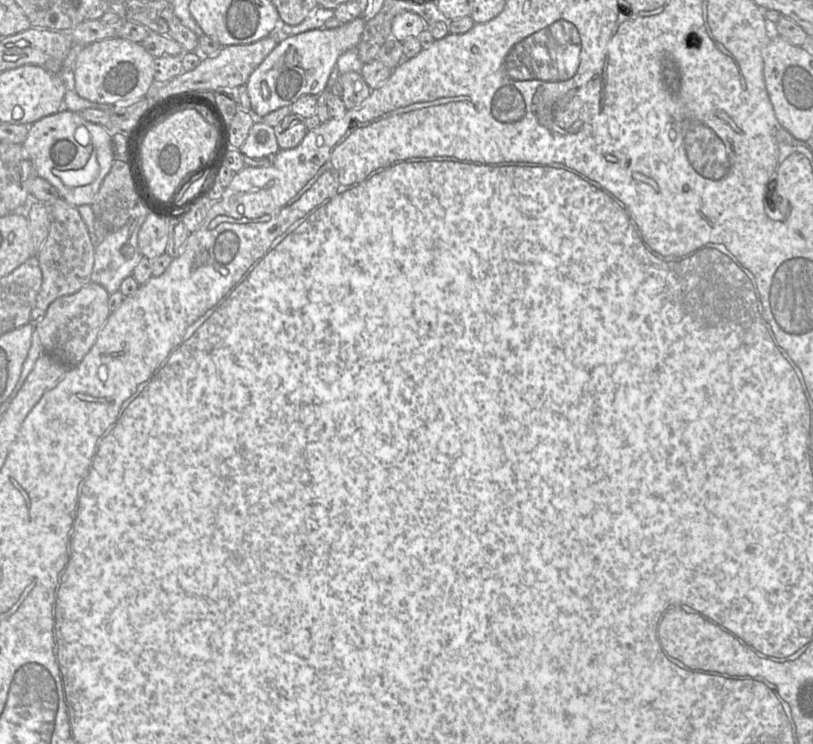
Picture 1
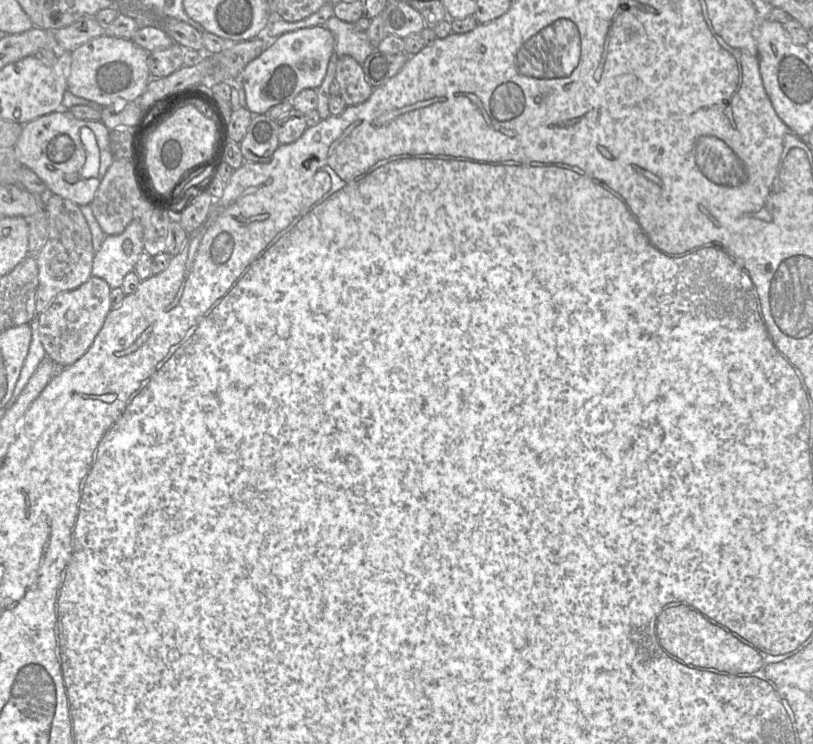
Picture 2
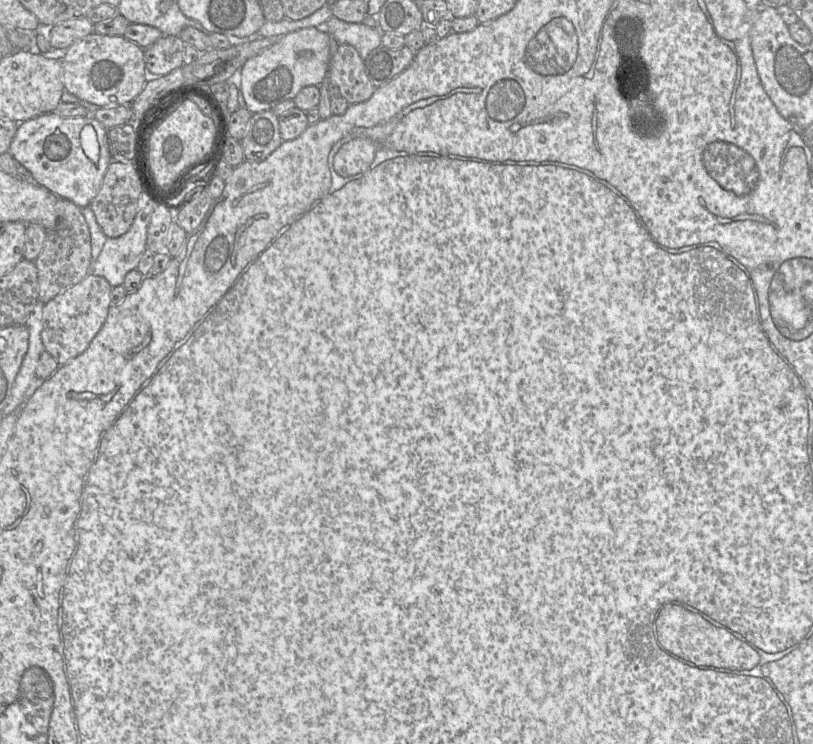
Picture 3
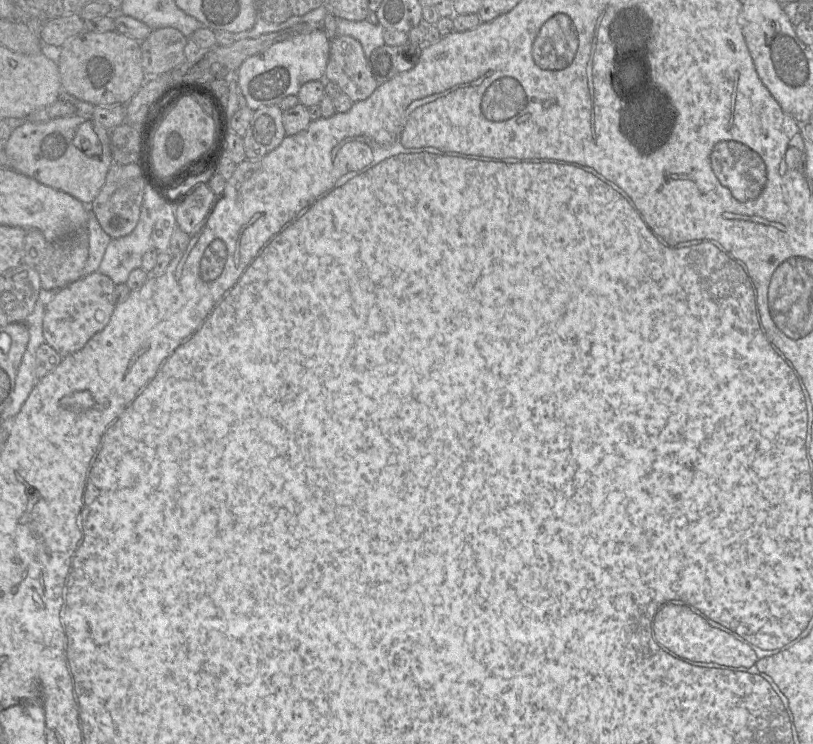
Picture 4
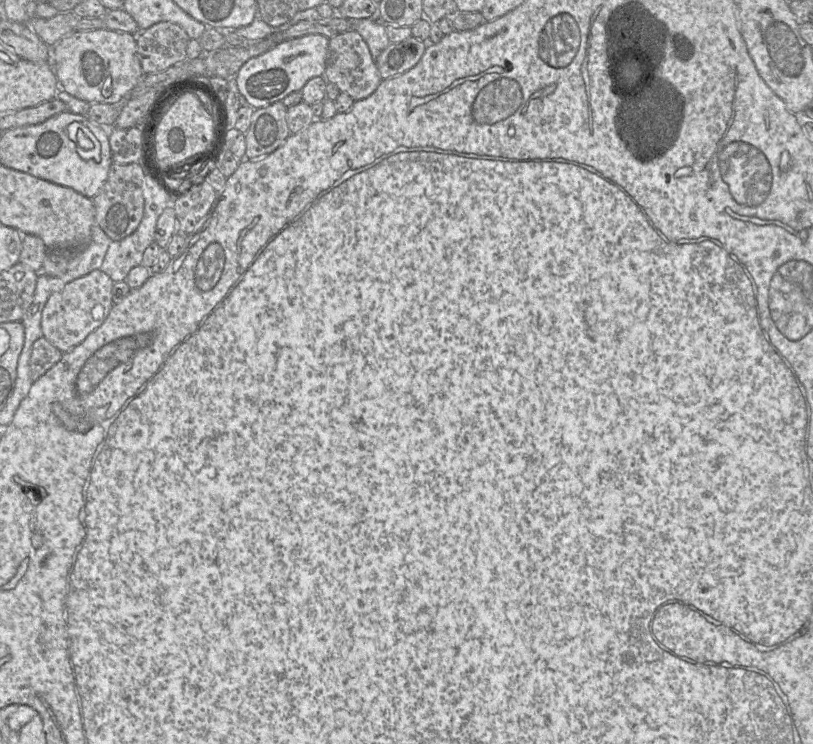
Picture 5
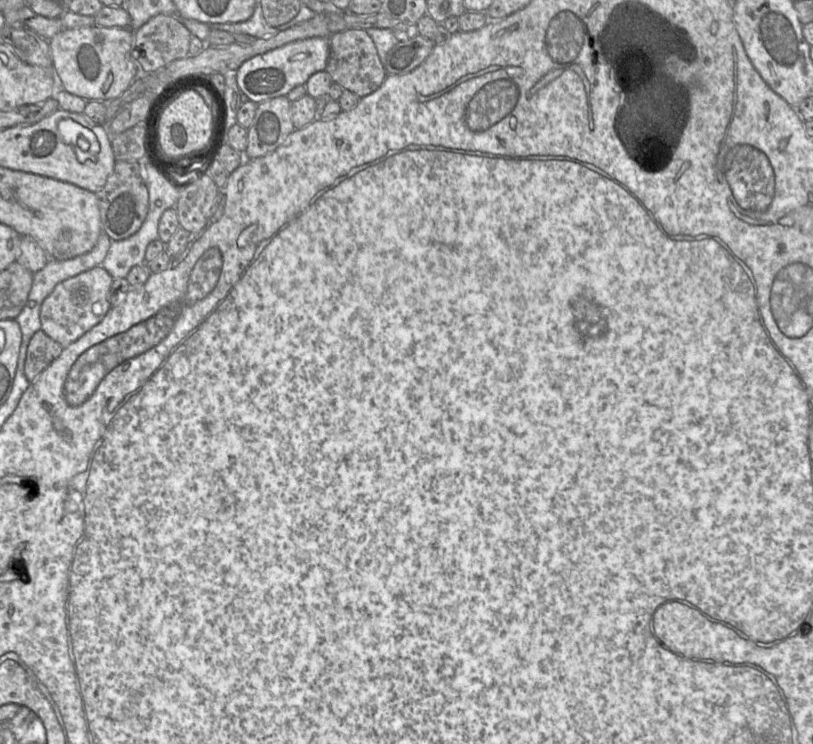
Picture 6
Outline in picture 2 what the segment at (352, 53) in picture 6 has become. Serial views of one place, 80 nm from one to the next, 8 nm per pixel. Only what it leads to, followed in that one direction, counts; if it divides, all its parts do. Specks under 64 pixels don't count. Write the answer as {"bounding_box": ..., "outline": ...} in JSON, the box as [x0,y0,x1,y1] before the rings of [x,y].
{"bounding_box":[335,55,373,106],"outline":[[[348,55],[337,61],[335,80],[340,87],[340,97],[347,106],[353,106],[366,101],[373,88],[366,81],[362,65]]]}

